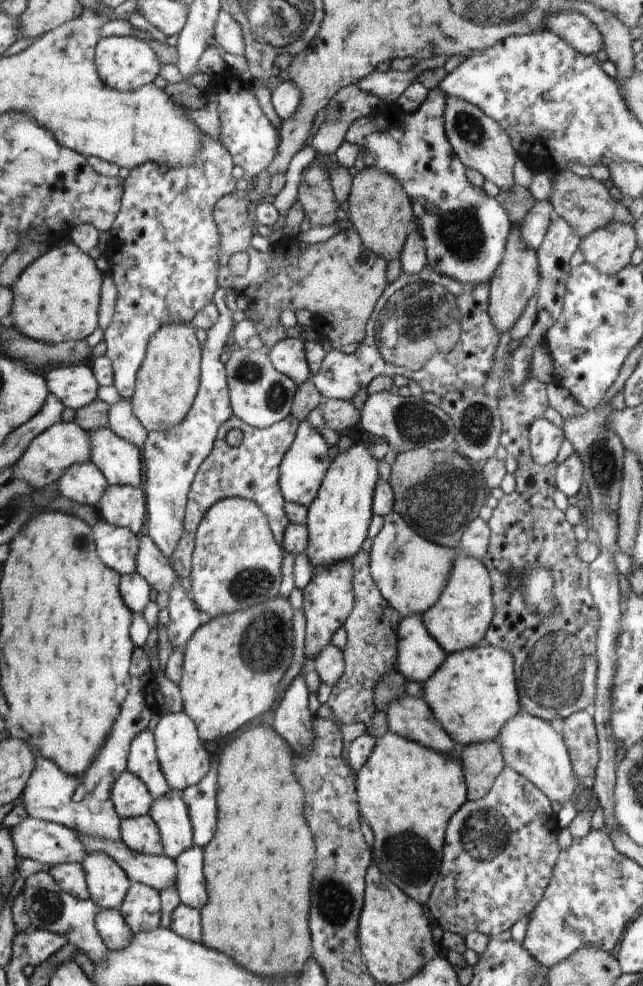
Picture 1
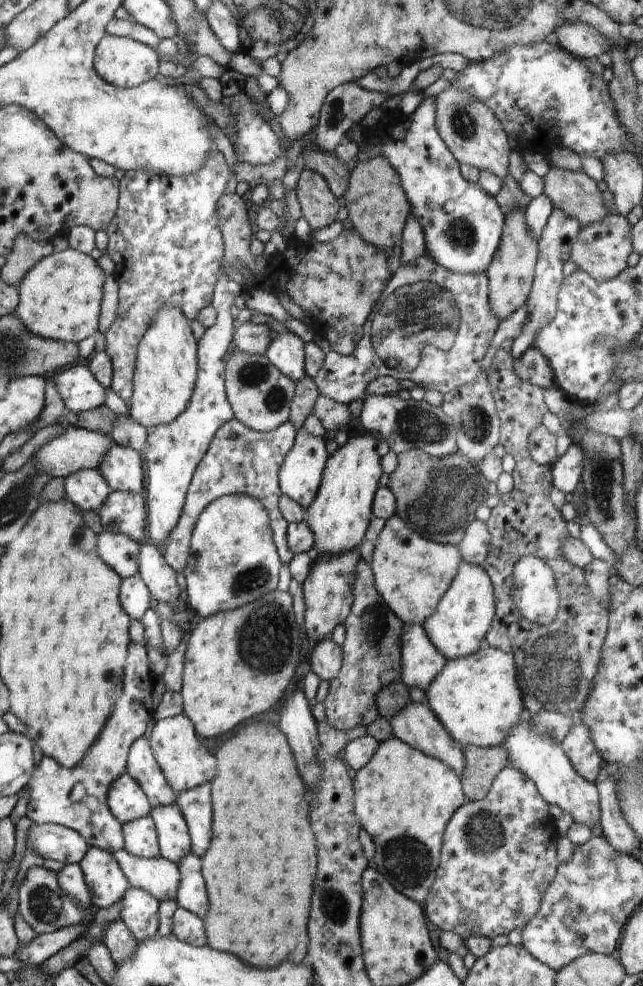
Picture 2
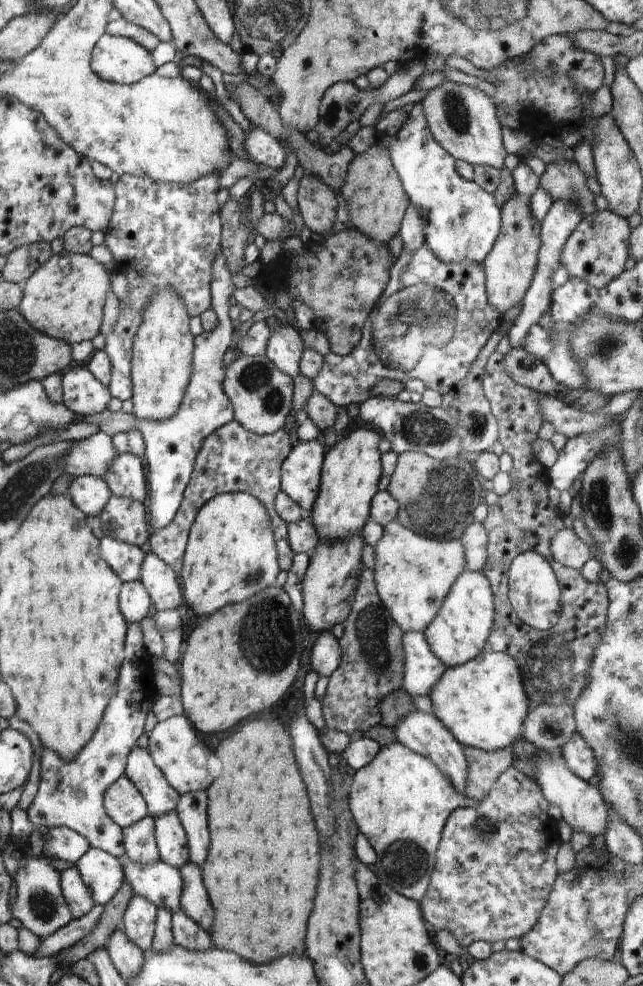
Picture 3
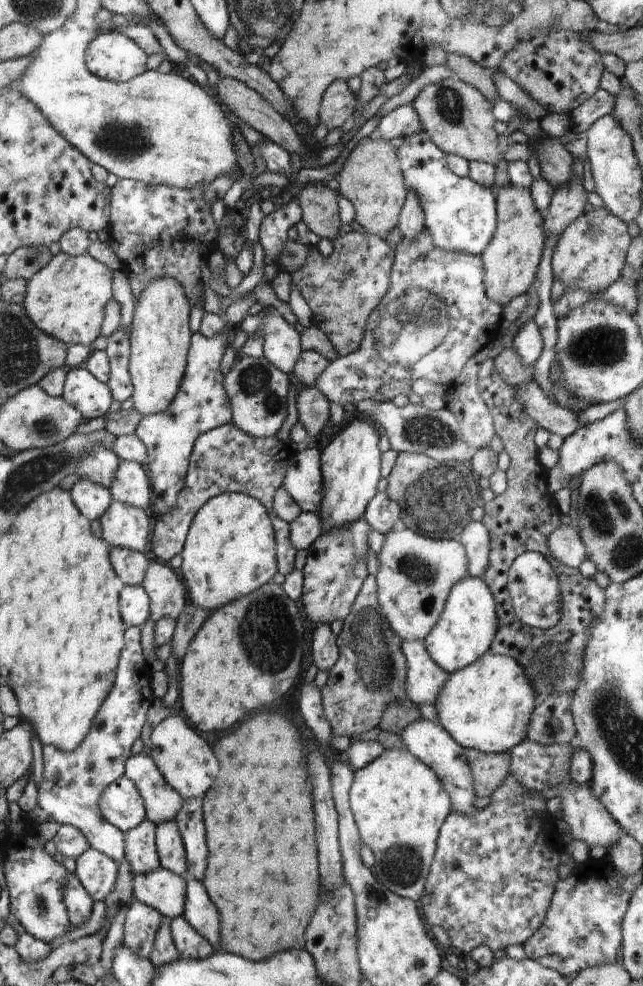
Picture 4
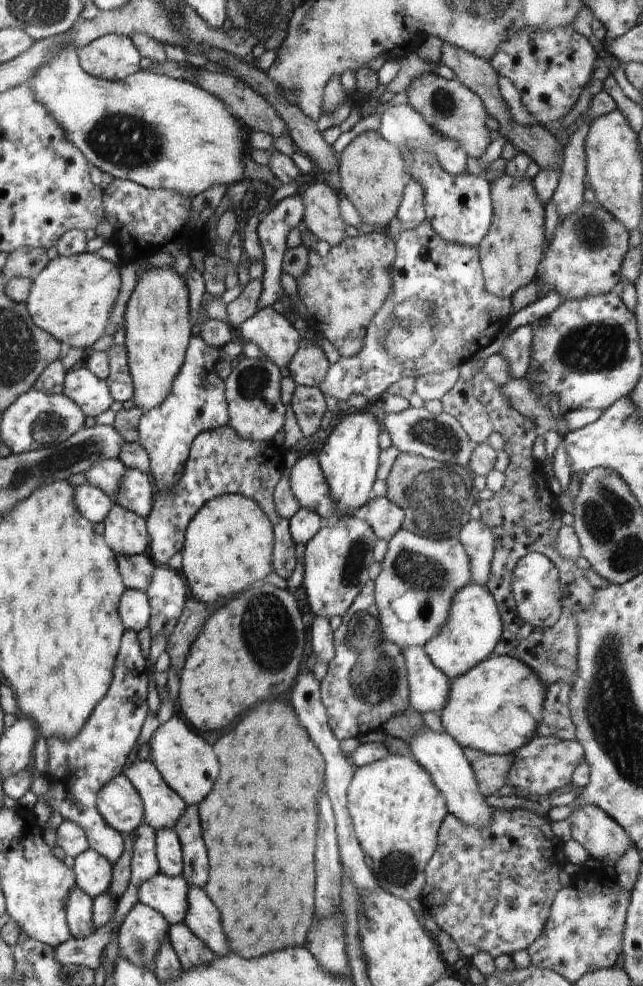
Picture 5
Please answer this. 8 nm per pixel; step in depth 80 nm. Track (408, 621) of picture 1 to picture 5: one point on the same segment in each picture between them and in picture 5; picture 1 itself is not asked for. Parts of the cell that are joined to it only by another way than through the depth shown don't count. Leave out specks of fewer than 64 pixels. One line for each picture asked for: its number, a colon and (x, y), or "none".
2: (421, 662)
3: (422, 668)
4: (425, 679)
5: (429, 687)

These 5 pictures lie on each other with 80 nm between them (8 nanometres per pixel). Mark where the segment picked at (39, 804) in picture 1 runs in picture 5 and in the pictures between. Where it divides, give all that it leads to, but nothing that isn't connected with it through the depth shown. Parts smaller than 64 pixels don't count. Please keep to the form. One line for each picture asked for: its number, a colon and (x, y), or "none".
2: (50, 802)
3: (70, 794)
4: (73, 781)
5: (78, 766)

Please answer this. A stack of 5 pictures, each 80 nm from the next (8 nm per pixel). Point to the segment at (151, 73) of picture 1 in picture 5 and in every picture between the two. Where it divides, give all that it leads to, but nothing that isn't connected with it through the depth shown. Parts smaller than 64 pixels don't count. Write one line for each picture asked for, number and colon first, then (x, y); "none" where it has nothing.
2: (122, 61)
3: (116, 58)
4: (113, 56)
5: (114, 57)

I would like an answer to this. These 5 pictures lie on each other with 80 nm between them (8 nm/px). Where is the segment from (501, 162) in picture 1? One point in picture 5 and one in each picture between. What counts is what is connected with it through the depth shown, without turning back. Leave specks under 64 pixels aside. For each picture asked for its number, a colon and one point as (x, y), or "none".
2: (469, 128)
3: (462, 119)
4: (457, 118)
5: (451, 109)

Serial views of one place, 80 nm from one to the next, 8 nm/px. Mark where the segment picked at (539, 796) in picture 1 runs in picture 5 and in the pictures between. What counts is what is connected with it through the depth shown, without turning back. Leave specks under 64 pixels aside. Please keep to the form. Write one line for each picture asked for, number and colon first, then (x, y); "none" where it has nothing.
2: (498, 857)
3: (495, 866)
4: (491, 880)
5: (491, 889)

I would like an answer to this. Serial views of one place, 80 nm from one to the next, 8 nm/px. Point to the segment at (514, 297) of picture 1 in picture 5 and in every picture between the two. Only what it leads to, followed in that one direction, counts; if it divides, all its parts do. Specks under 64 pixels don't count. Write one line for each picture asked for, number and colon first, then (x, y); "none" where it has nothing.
2: (510, 275)
3: (510, 265)
4: (510, 261)
5: (510, 253)

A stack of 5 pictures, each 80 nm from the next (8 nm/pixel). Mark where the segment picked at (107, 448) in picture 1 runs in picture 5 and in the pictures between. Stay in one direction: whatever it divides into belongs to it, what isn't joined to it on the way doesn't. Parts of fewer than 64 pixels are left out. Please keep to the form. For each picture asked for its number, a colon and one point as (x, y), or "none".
2: (122, 468)
3: (126, 478)
4: (131, 486)
5: (136, 493)

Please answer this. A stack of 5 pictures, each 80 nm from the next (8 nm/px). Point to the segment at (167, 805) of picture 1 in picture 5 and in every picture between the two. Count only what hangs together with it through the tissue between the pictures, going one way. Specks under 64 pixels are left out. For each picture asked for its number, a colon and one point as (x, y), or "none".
2: (174, 841)
3: (170, 836)
4: (172, 856)
5: (168, 847)

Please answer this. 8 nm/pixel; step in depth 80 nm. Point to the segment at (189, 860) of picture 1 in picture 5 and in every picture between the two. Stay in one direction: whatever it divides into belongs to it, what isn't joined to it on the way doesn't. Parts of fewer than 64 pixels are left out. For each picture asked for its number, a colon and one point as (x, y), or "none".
2: (191, 894)
3: (194, 900)
4: (199, 911)
5: (202, 918)

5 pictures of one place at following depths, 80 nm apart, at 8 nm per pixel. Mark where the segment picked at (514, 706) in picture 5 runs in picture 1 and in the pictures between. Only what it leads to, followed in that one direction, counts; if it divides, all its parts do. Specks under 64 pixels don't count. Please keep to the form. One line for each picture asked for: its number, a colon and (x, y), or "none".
1: (473, 694)
2: (477, 699)
3: (483, 703)
4: (487, 706)

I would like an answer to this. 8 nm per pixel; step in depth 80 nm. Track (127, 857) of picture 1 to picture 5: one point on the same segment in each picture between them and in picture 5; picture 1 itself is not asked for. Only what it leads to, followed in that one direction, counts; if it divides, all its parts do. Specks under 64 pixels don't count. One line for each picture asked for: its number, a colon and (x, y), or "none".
2: (160, 877)
3: (161, 884)
4: (163, 890)
5: (168, 895)

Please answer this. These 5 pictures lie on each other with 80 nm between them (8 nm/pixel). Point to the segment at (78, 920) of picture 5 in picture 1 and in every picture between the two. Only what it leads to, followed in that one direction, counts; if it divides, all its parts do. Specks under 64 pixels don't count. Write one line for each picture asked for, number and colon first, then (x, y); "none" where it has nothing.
1: (71, 877)
2: (72, 878)
3: (78, 895)
4: (79, 903)

